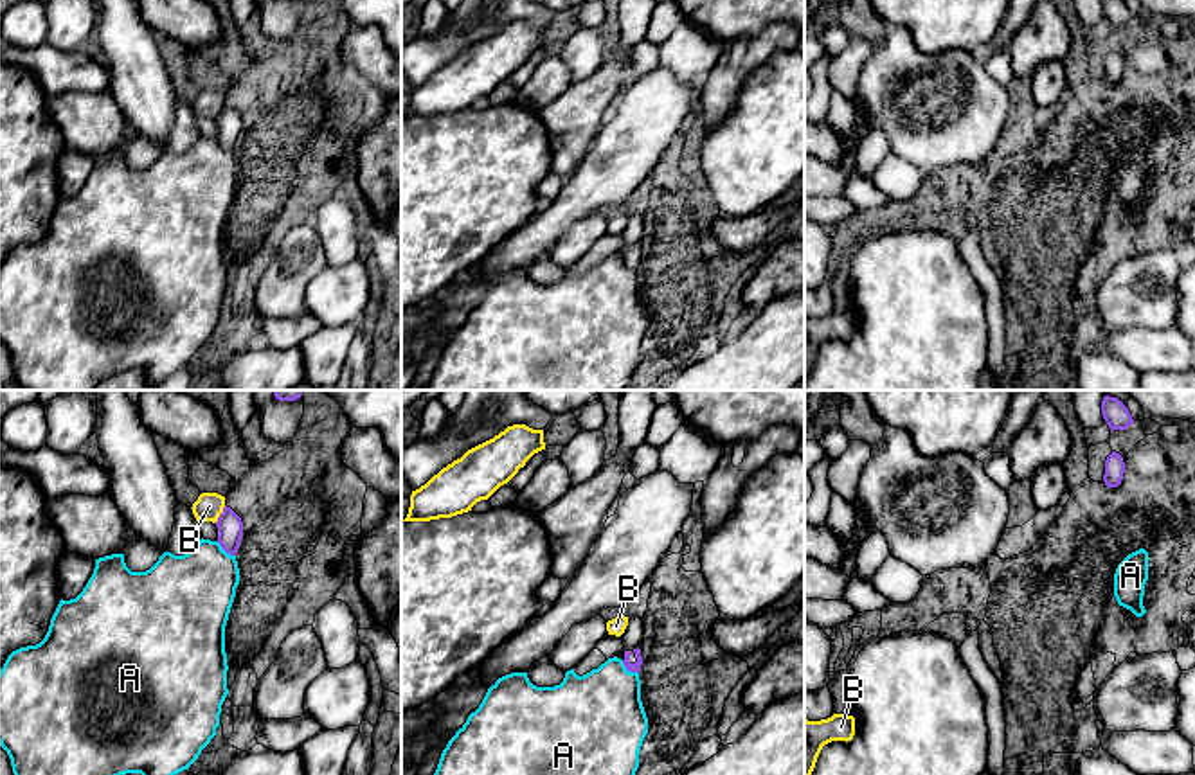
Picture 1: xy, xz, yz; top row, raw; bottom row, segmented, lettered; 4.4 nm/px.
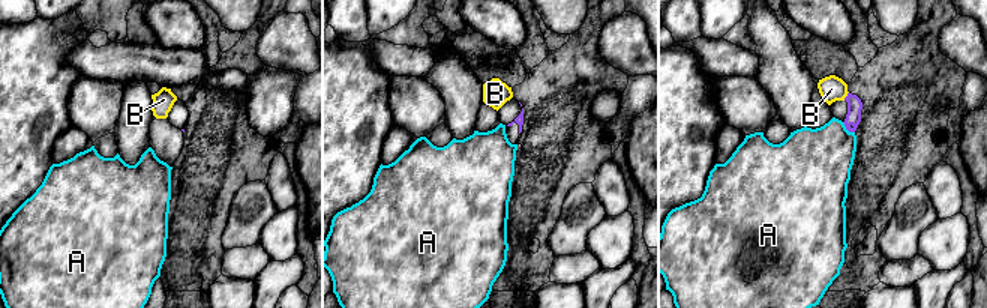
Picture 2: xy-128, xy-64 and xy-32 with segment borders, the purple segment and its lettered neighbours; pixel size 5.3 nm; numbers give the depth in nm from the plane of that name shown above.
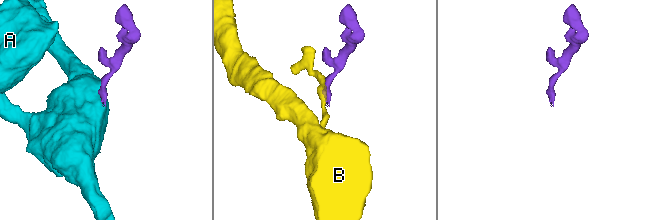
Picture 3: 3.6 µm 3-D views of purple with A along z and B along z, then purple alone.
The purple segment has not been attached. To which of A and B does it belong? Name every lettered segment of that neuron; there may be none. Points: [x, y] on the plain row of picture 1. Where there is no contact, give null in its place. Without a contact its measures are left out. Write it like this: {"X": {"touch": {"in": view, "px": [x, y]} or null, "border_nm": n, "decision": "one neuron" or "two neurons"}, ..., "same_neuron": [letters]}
{"A": {"touch": {"in": "xz", "px": [628, 267]}, "border_nm": 100, "decision": "two neurons"}, "B": {"touch": {"in": "xy", "px": [220, 112]}, "border_nm": 90, "decision": "two neurons"}, "same_neuron": []}

